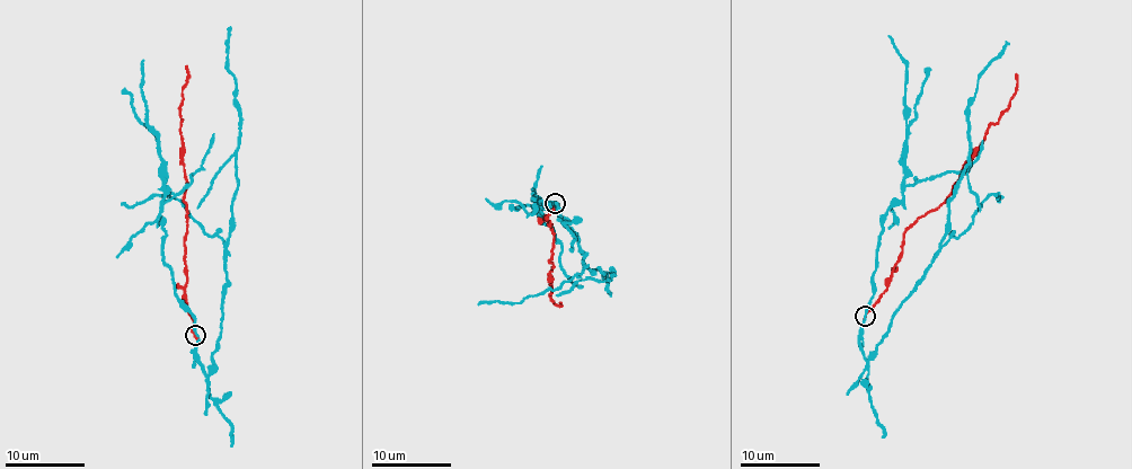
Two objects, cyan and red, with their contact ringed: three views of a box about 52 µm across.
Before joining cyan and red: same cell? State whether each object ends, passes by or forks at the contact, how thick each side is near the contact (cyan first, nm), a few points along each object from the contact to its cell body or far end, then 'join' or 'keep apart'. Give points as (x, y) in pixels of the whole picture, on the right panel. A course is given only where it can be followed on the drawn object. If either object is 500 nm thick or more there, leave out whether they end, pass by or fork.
cyan passes by; red ends there; 200 nm thick on the cyan side, 220 nm on the other; cyan runs (864, 317), (859, 343), (866, 359), (939, 248), (954, 186), (967, 162), (967, 113), (976, 85), (1005, 41); red runs (864, 317), (887, 288), (903, 233), (944, 202), (987, 129), (1008, 107), (1016, 73); keep apart

